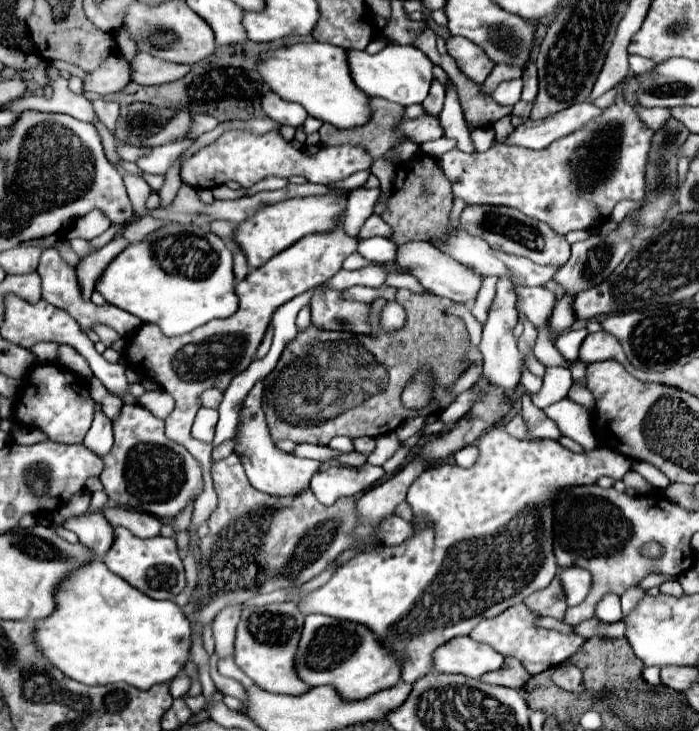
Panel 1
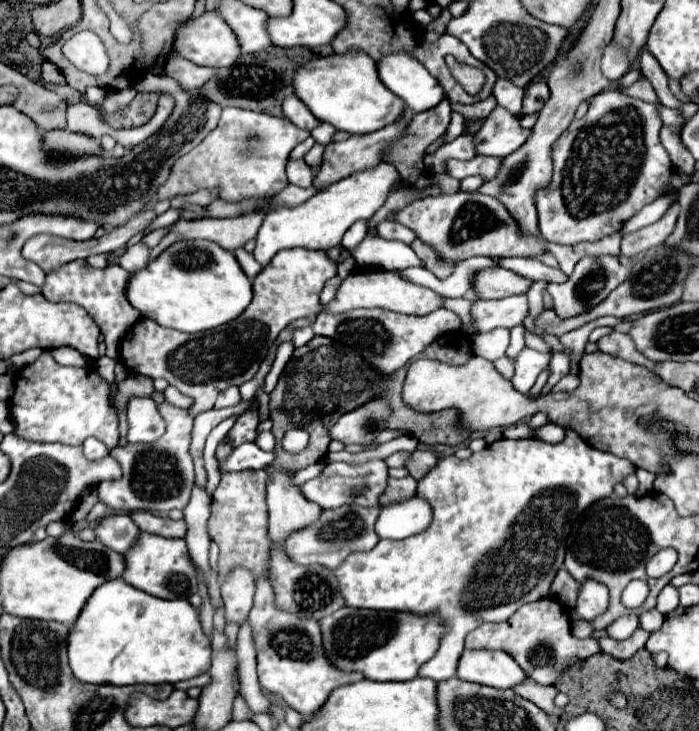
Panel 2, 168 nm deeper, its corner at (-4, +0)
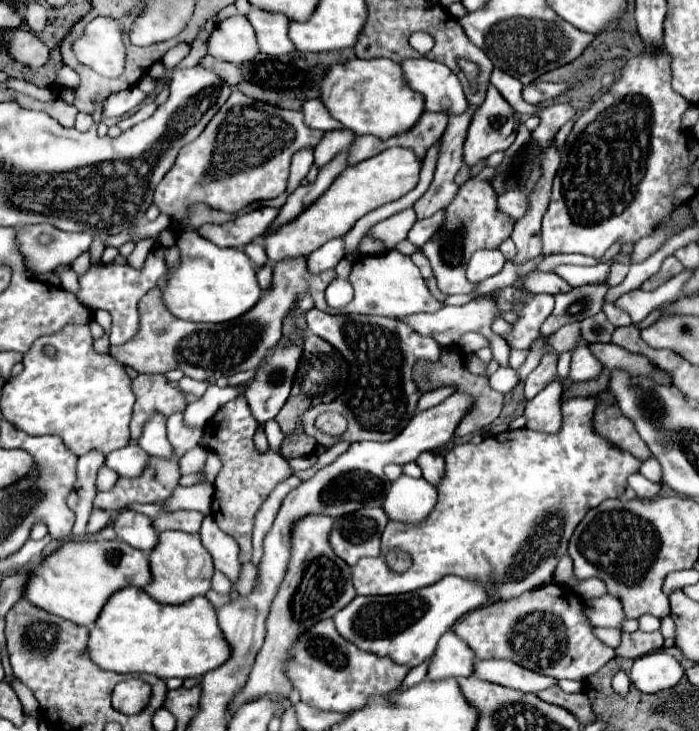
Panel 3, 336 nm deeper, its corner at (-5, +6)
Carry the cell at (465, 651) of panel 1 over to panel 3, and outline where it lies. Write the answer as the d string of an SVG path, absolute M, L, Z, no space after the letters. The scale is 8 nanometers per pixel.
M488 659L488 661L476 661L474 675L478 679L490 681L490 683L500 683L504 687L524 691L524 693L534 693L538 695L540 691L558 685L556 679L544 677L536 671L524 669L508 659Z

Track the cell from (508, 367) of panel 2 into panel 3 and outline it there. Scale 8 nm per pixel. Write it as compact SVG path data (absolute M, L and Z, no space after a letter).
M500 367L494 375L490 375L490 387L496 389L496 391L500 391L500 393L506 393L506 391L514 389L516 383L518 383L518 375L510 367L506 367L506 369Z

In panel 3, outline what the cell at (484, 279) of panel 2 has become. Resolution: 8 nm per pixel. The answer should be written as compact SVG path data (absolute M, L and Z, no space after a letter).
M532 271L526 277L520 279L520 283L524 287L536 287L536 289L528 289L532 293L568 293L568 289L572 289L562 277L556 277L554 273L540 273L540 271Z

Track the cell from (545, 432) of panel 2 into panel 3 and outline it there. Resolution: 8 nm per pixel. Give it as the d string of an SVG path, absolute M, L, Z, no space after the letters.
M554 381L546 389L542 389L532 401L528 401L524 409L526 427L542 433L560 431L562 425L560 397L562 397L562 385L560 381Z

